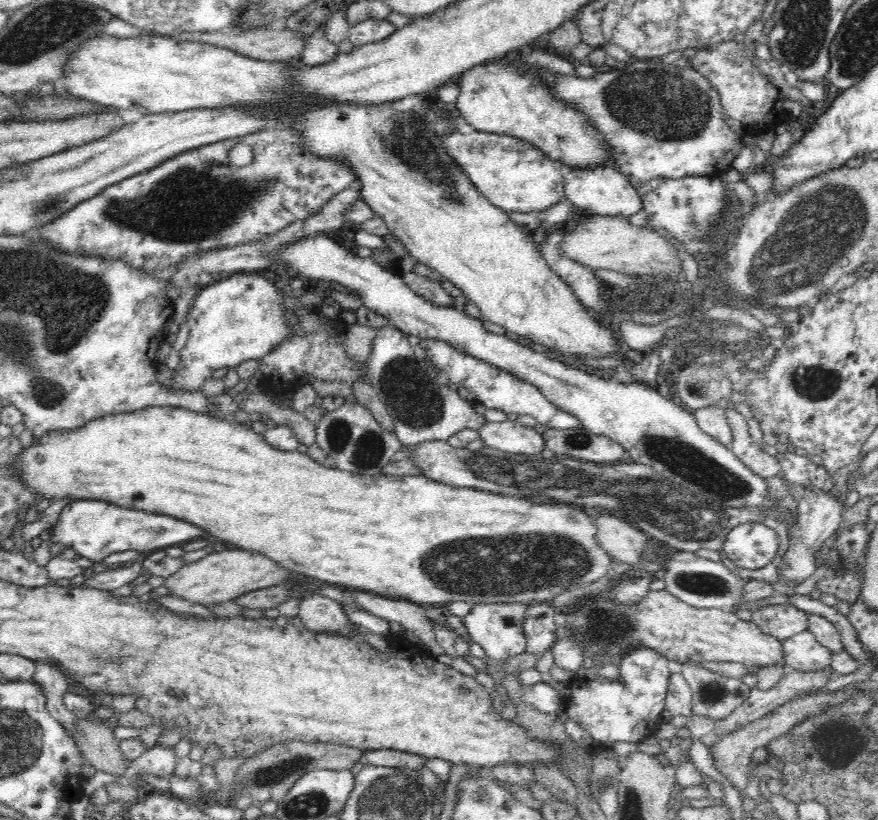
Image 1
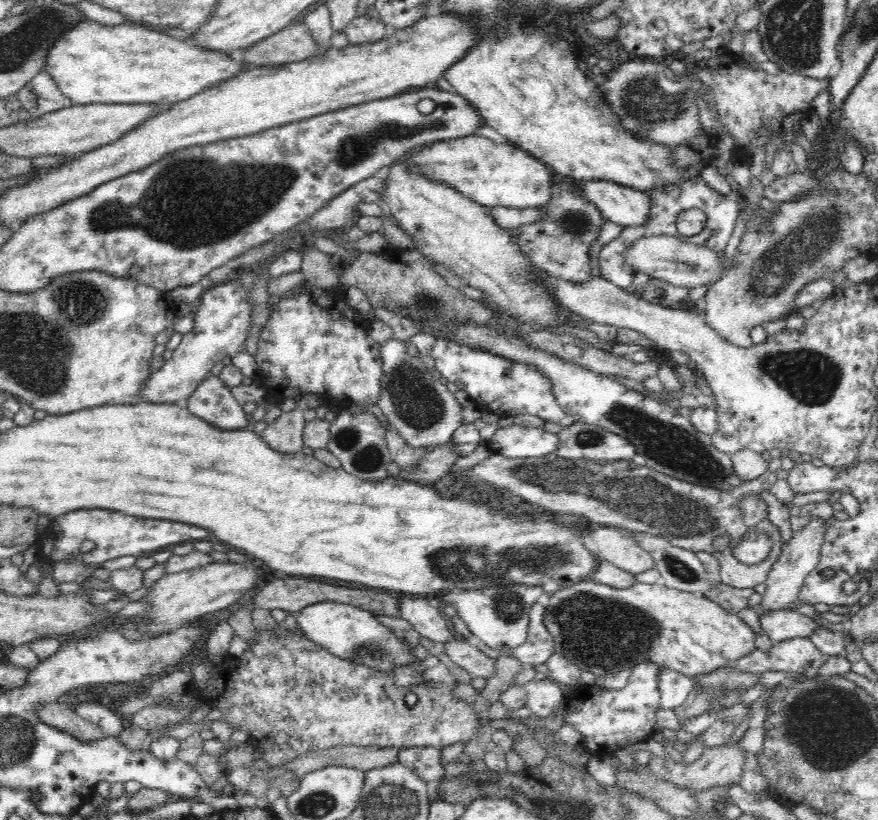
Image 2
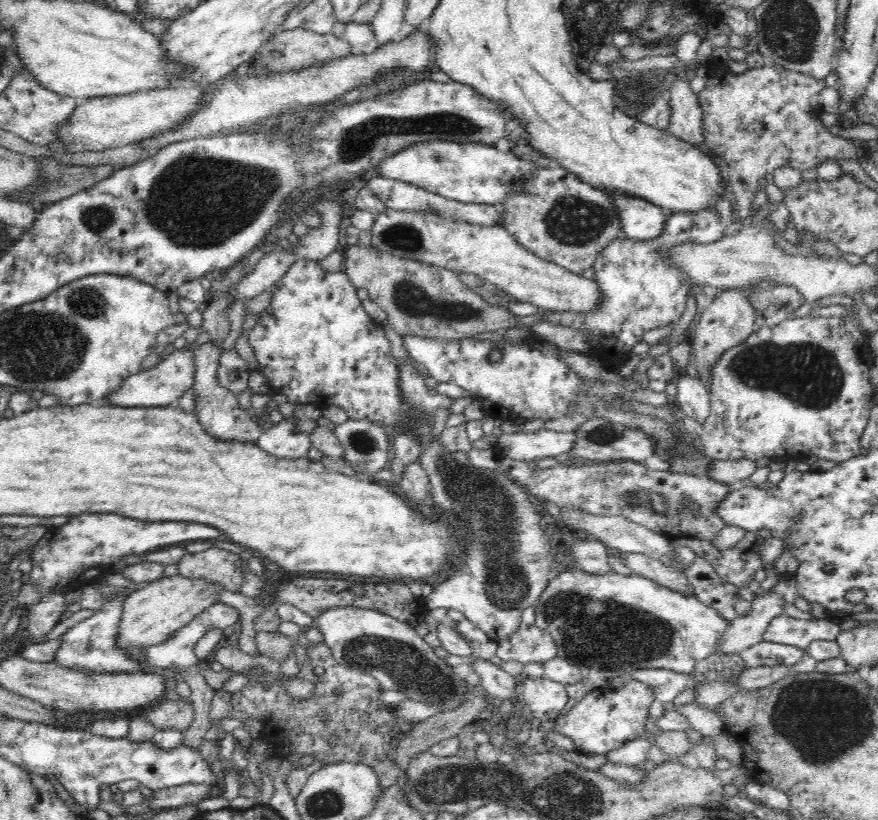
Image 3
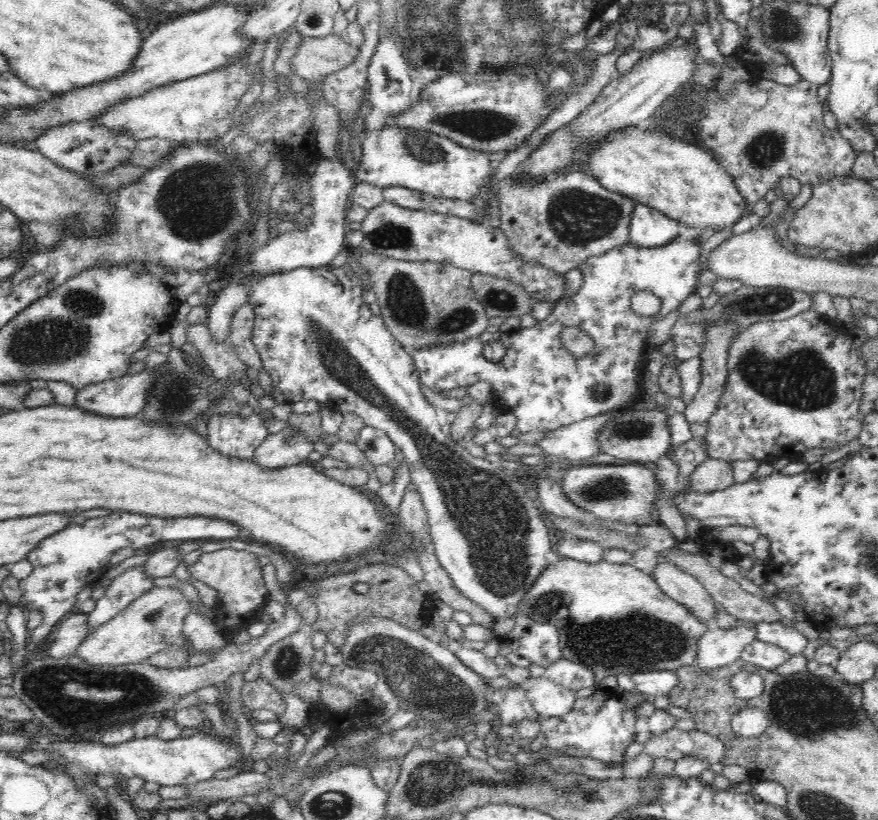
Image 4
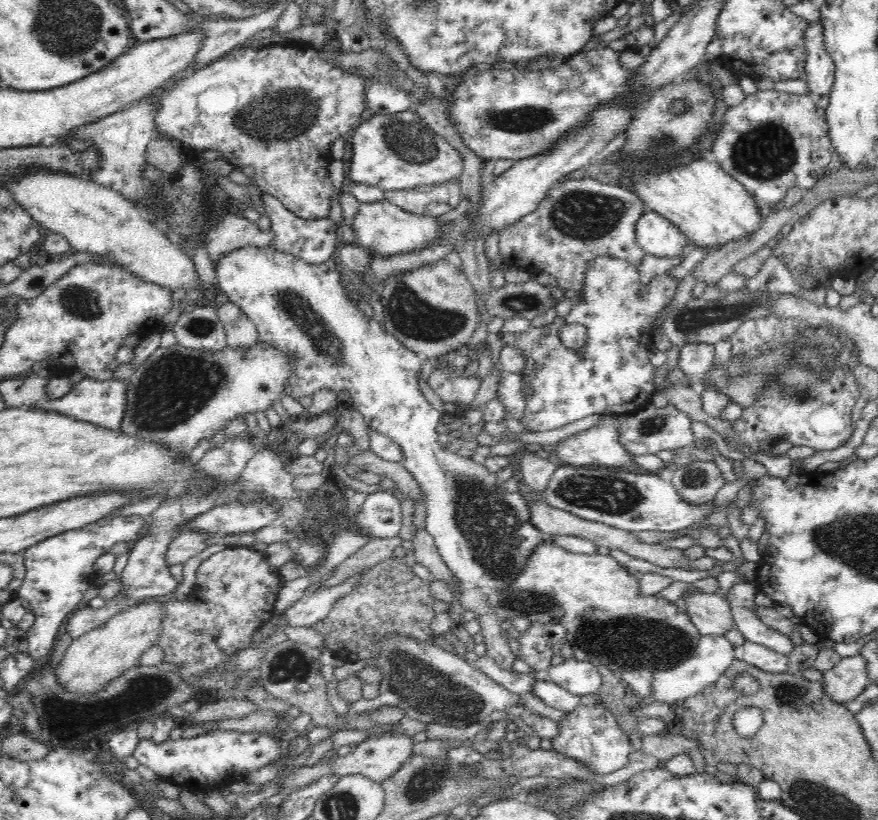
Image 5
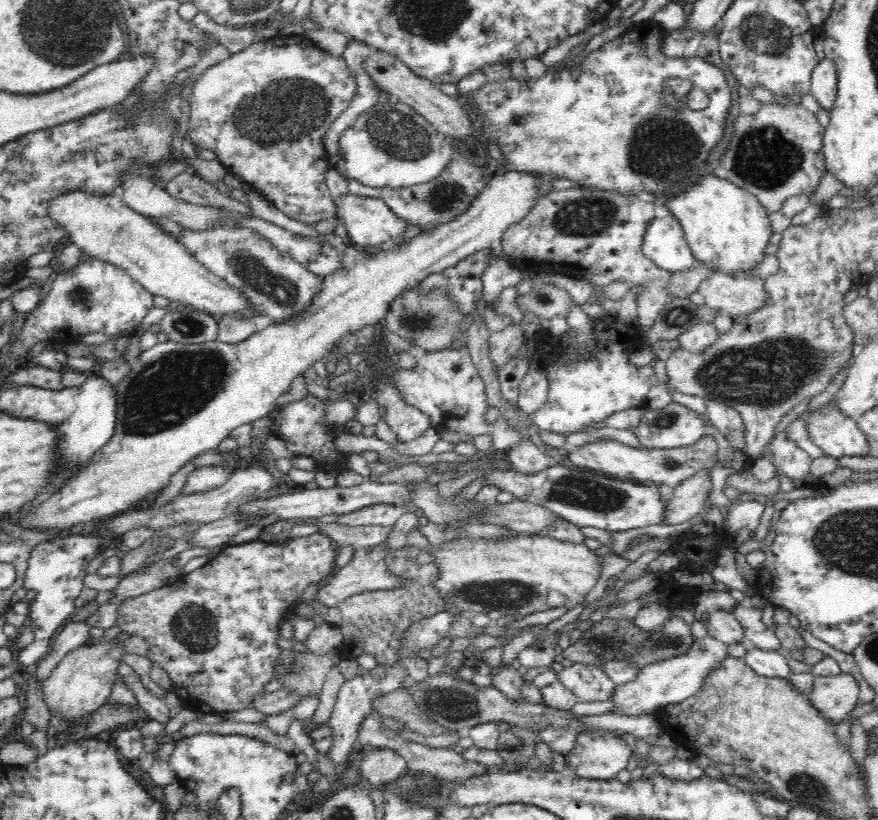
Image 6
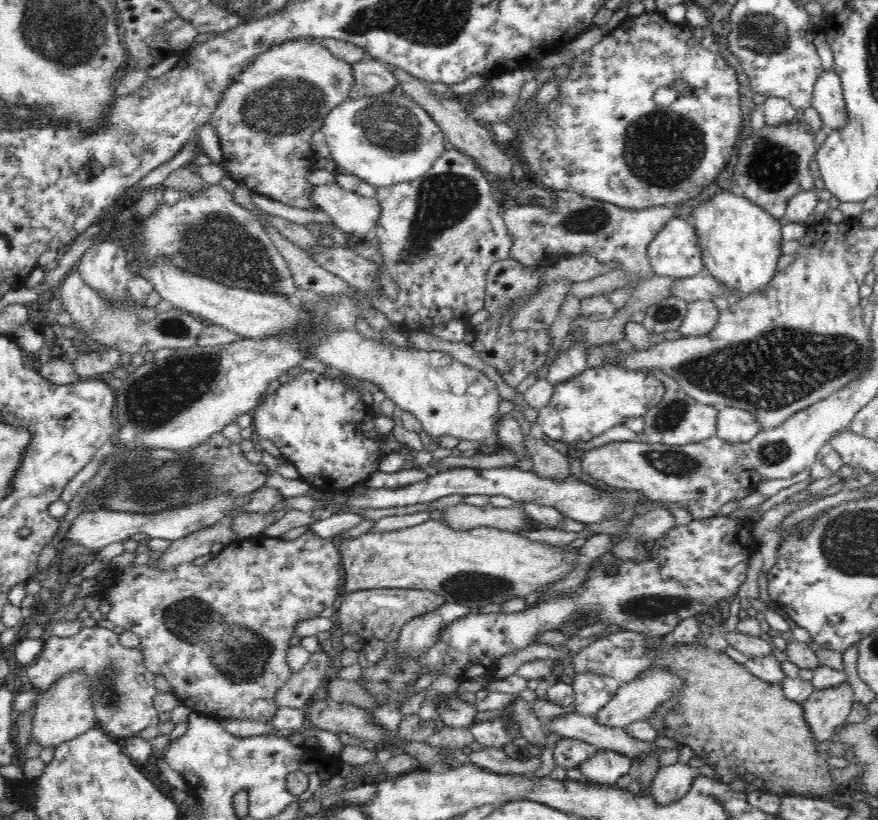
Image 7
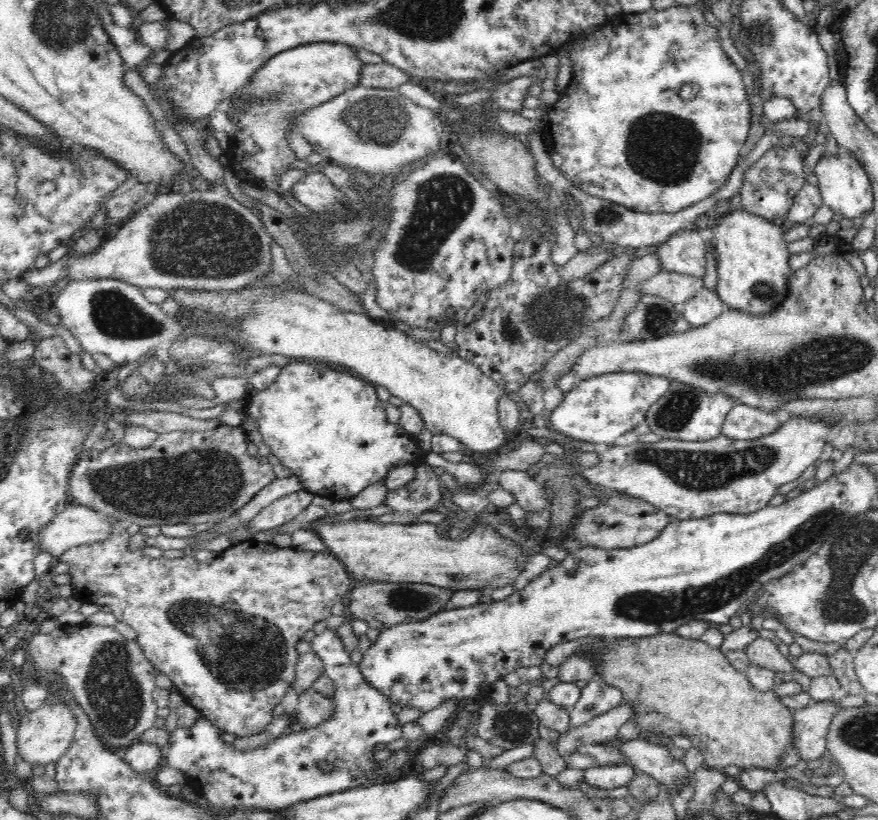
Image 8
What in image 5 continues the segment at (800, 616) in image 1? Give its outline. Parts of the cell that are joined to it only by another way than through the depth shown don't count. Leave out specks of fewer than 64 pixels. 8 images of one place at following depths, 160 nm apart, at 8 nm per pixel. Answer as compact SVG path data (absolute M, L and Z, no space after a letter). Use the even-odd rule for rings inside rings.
M754 583L736 584L729 593L728 602L731 604L736 629L740 630L747 642L764 645L784 655L790 655L794 651L794 642L788 635L764 624L755 613L755 597L758 589Z

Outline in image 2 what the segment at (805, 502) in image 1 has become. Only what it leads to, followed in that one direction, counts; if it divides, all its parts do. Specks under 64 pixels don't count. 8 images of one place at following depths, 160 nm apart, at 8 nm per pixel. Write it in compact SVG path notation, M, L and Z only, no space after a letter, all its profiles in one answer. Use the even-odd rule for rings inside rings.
M812 518L802 530L793 532L790 541L782 548L780 557L768 573L768 579L765 583L767 588L762 595L763 600L757 608L759 614L780 609L790 609L796 605L800 590L804 587L805 579L820 563L821 547L825 542L826 530L827 522L824 519Z

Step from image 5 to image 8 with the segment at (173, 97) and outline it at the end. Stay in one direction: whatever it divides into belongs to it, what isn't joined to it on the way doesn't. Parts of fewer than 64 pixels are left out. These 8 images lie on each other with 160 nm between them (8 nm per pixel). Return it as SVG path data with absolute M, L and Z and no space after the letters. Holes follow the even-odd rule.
M316 42L284 50L270 58L236 93L238 104L230 104L227 112L230 121L238 128L237 136L229 135L229 147L224 152L230 171L242 182L274 190L282 198L291 194L279 190L282 176L297 160L288 143L288 132L294 131L291 119L360 85L364 63L357 57L357 51L347 45ZM247 99L252 101L248 108L245 106Z

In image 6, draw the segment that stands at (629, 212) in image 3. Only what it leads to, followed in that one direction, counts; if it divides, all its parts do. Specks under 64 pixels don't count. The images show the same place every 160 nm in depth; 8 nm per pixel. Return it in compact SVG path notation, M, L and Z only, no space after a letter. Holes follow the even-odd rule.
M672 215L654 217L647 226L642 243L643 253L670 273L679 273L698 264L685 239L683 226Z

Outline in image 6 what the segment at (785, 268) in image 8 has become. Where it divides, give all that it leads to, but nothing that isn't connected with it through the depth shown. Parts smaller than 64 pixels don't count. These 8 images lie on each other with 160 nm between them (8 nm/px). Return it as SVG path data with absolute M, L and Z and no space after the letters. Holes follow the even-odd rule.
M706 174L688 190L684 190L678 196L670 196L664 206L683 226L686 242L693 255L699 262L708 265L710 269L724 274L732 274L738 270L750 270L764 260L764 249L773 234L772 227L767 210L748 190L744 190L728 180L722 180L718 176Z

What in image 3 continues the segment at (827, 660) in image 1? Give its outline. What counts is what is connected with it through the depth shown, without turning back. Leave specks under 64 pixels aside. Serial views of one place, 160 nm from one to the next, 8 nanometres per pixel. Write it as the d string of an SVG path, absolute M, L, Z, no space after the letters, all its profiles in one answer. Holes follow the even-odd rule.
M760 641L741 653L747 668L758 666L794 667L806 656L807 650L779 642Z

